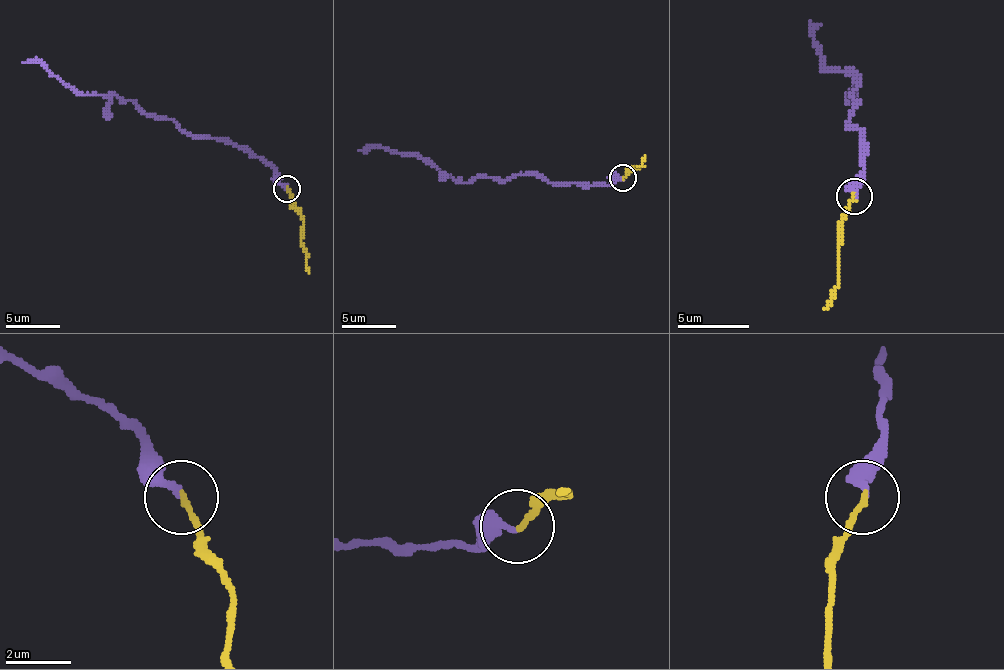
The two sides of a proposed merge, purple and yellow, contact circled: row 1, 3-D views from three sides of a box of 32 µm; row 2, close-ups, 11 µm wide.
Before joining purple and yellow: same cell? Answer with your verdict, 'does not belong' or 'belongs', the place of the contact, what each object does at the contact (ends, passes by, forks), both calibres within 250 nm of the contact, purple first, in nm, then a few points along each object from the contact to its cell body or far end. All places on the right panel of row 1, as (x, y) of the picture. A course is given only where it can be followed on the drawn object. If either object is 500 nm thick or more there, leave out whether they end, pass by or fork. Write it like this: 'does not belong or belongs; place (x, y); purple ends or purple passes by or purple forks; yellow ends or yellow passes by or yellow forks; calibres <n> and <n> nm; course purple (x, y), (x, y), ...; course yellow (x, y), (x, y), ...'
does not belong; place (854, 196); purple ends; yellow ends; calibres 200 and 170 nm; course purple (856, 197), (853, 179), (864, 157), (860, 129), (849, 125), (860, 78), (853, 71), (824, 67), (817, 28); course yellow (853, 197), (838, 240), (838, 287), (824, 309)

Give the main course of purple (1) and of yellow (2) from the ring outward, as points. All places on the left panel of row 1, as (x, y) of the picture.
1: (287, 189), (263, 159), (214, 138), (187, 135), (130, 100), (74, 92), (38, 62), (22, 62)
2: (287, 189), (303, 222), (301, 246), (309, 273)

